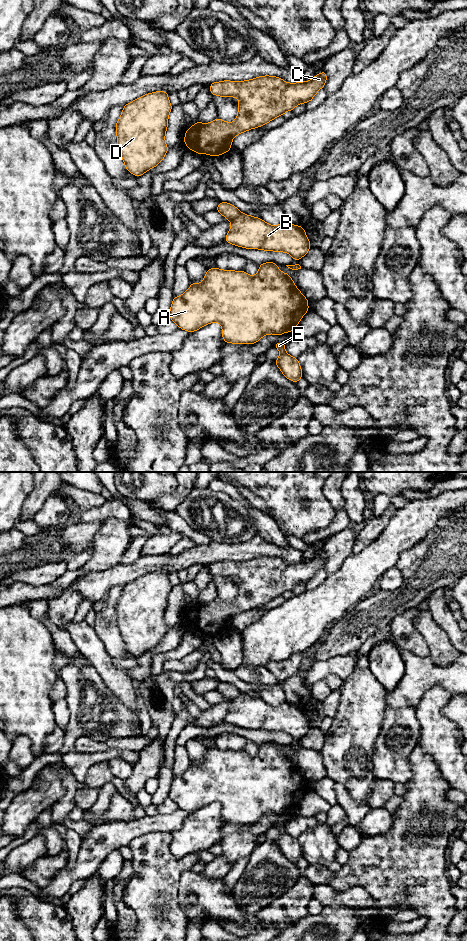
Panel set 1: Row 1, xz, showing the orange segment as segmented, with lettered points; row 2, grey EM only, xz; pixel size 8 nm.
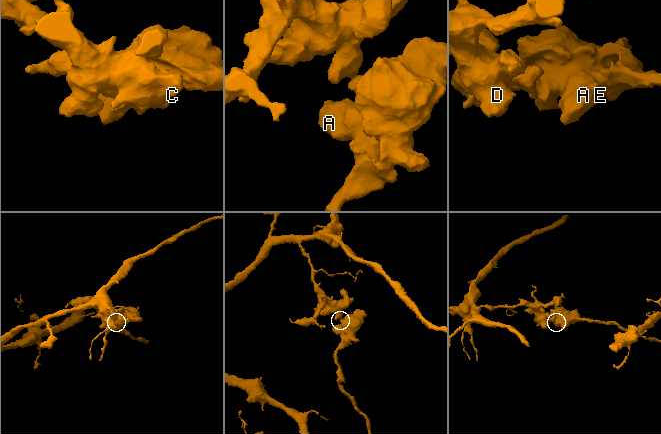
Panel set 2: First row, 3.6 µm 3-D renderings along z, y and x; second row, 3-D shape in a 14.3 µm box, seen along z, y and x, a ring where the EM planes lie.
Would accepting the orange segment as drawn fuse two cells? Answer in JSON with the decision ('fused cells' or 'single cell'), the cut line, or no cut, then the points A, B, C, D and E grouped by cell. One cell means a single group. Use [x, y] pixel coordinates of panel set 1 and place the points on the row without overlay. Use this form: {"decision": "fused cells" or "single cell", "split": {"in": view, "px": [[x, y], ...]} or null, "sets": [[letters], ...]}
{"decision": "fused cells", "split": {"in": "xz", "px": [[241, 693], [231, 701]]}, "sets": [["A", "B", "E"], ["C", "D"]]}

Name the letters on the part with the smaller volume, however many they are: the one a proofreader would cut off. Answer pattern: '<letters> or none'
A, B, E

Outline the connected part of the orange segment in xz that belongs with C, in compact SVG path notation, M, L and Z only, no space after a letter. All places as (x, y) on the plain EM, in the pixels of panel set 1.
M323 550L307 562L287 563L277 556L264 555L240 562L210 563L212 575L239 579L237 597L232 603L219 597L207 604L198 600L187 608L183 621L187 629L199 635L216 637L227 633L235 616L259 608L299 584L309 583L326 561L327 553Z

